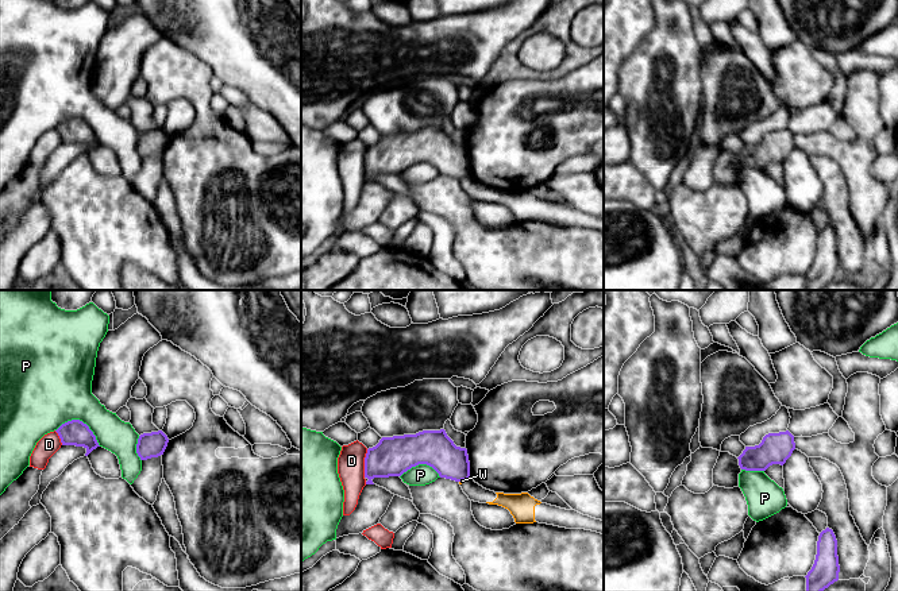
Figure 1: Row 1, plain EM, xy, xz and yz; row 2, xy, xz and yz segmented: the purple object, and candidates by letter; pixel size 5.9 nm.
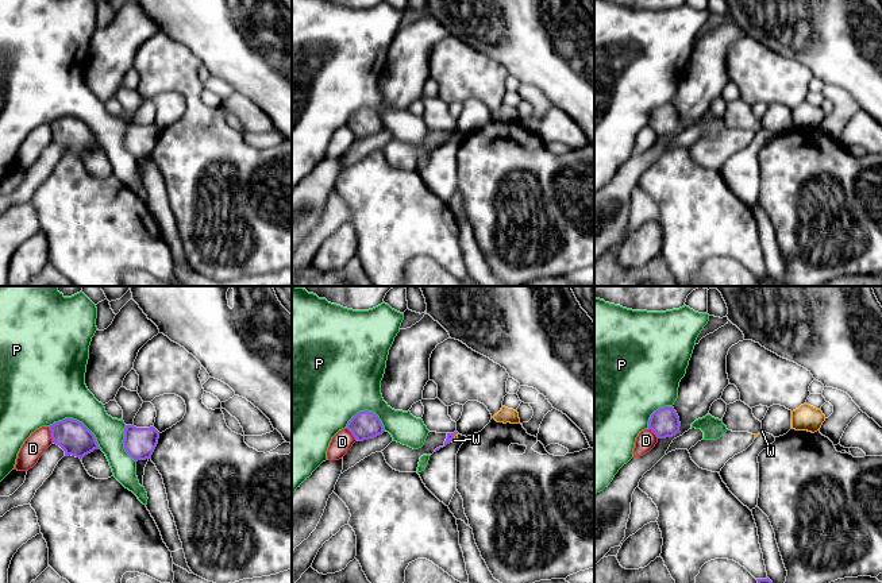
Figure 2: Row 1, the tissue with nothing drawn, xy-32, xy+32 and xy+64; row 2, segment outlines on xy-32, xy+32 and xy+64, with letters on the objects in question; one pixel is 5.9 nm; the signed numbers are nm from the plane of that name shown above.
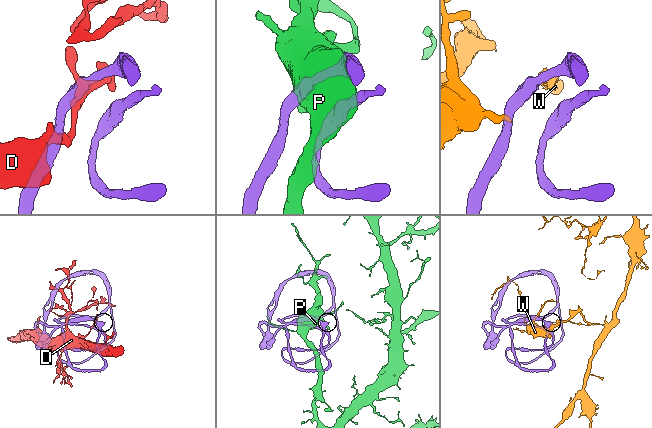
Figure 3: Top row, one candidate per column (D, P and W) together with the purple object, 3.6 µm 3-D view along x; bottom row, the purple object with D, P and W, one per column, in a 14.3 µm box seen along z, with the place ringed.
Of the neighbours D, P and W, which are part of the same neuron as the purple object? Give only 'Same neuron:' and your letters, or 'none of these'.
Same neuron: none of these

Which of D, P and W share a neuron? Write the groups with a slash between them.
D / P / W

